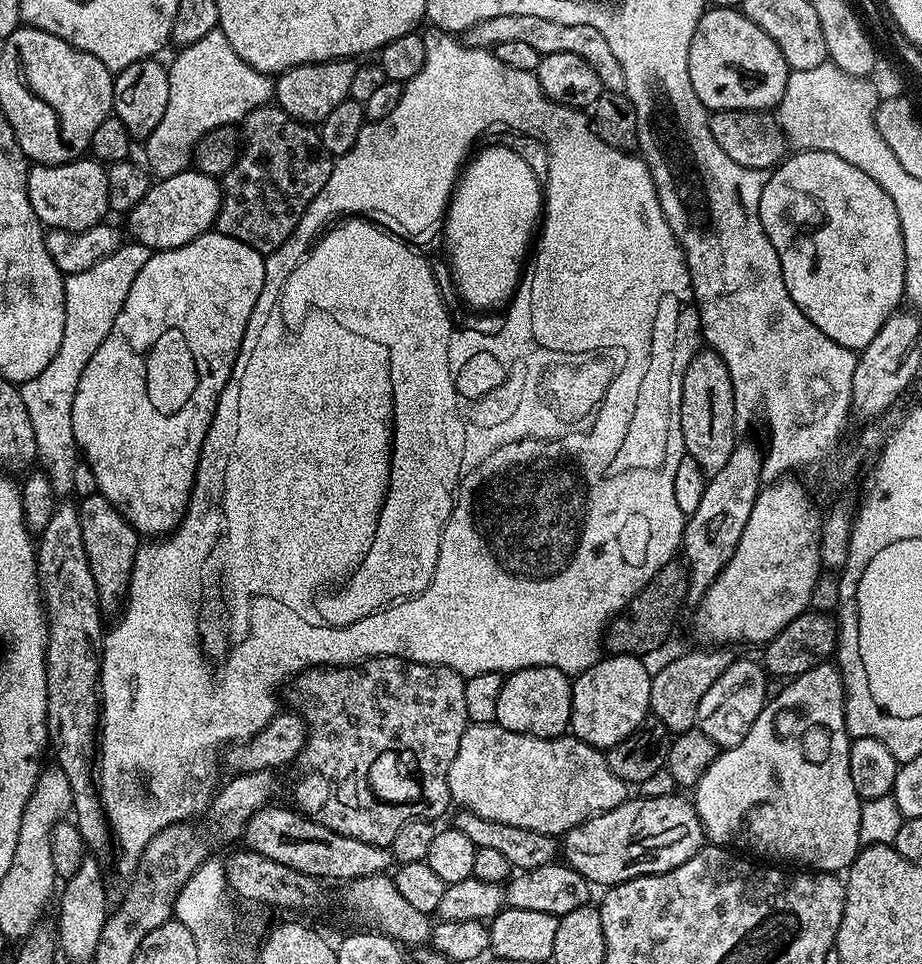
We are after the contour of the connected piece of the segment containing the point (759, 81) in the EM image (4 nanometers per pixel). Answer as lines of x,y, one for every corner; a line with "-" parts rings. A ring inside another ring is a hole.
709,7
700,16
698,26
694,30
694,38
690,38
690,82
694,86
694,94
709,110
725,112
726,110
772,110
779,105
782,94
786,90
789,67
786,58
782,58
782,50
778,50
778,42
766,34
750,18
744,15
739,7

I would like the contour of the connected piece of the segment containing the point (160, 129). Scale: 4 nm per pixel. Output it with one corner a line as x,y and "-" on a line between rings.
218,30
198,38
198,42
183,45
177,52
180,53
172,64
167,65
170,98
166,102
166,114
162,114
162,122
154,126
154,134
143,145
143,159
151,175
161,180
189,167
196,143
210,134
210,130
239,125
249,112
265,107
274,96
273,77
242,62
226,34

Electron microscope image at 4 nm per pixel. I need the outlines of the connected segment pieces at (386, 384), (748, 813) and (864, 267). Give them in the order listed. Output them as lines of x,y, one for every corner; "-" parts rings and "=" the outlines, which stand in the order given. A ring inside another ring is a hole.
428,30
428,32
427,32
427,31
425,31
425,32
424,32
424,33
423,33
423,38
424,38
424,41
425,41
425,42
426,42
426,62
425,62
425,63
424,63
424,65
423,65
423,66
422,66
422,70
418,70
418,74
414,74
414,78
410,78
410,79
409,79
409,80
407,80
407,82
406,82
406,83
405,83
405,84
404,84
404,85
403,85
403,88
402,88
402,90
401,90
401,98
399,98
399,100
398,100
398,106
394,106
394,110
392,110
392,111
391,111
391,112
389,112
389,113
388,113
388,114
386,114
386,116
385,116
385,117
384,117
384,118
382,118
382,119
381,119
381,120
380,120
380,121
374,121
374,122
365,122
365,123
364,123
364,125
363,125
363,126
362,126
362,128
361,128
361,132
360,132
360,133
359,133
359,134
358,134
358,138
357,138
357,141
356,141
356,142
354,142
354,146
351,146
351,148
350,148
350,150
349,150
349,152
348,152
348,153
346,153
346,154
342,154
342,155
341,155
341,156
337,156
337,157
335,157
335,160
334,160
334,163
333,163
333,166
332,166
332,173
331,173
331,174
330,174
330,178
329,178
329,179
328,179
328,181
327,181
327,182
326,182
326,186
322,186
322,190
318,190
318,194
317,194
317,195
316,195
316,196
315,196
315,198
313,198
313,199
312,199
312,201
311,201
311,202
310,202
310,206
306,206
306,210
305,210
305,211
304,211
304,213
303,213
303,214
302,214
302,218
301,218
301,219
300,219
300,221
299,221
299,222
298,222
298,226
297,226
297,227
296,227
296,229
295,229
295,230
294,230
294,234
293,234
293,235
292,235
292,236
291,236
291,237
290,237
290,238
286,238
286,242
285,242
285,243
284,243
284,245
282,245
282,246
281,246
281,247
280,247
280,248
279,248
279,249
278,249
278,250
274,250
274,251
273,251
273,252
270,252
270,253
267,253
267,255
265,255
265,256
264,256
264,281
263,281
263,282
262,282
262,294
258,294
258,302
254,302
254,311
253,311
253,312
251,312
251,313
250,313
250,322
246,322
246,334
242,334
242,346
241,346
241,347
240,347
240,353
239,353
239,354
238,354
238,358
237,358
237,359
236,359
236,361
235,361
235,362
234,362
234,366
233,366
233,367
232,367
232,373
231,373
231,374
230,374
230,378
229,378
229,380
231,380
231,381
232,381
232,384
229,384
229,382
228,382
228,381
227,381
227,382
226,382
226,386
225,386
225,387
224,387
224,389
223,389
223,390
222,390
222,394
221,394
221,395
220,395
220,397
219,397
219,398
218,398
218,406
217,406
217,407
216,407
216,409
215,409
215,410
214,410
214,418
213,418
213,419
212,419
212,421
211,421
211,422
210,422
210,426
209,426
209,427
208,427
208,433
207,433
207,434
206,434
206,438
205,438
205,439
204,439
204,441
203,441
203,442
202,442
202,450
201,450
201,451
200,451
200,461
199,461
199,462
198,462
198,466
197,466
197,467
196,467
196,483
195,483
195,484
193,484
193,486
192,486
192,495
191,495
191,496
189,496
189,498
188,498
188,511
187,511
187,513
186,513
186,515
185,515
185,517
184,517
184,519
183,519
183,520
181,520
181,521
180,521
180,525
178,525
178,526
177,526
177,528
176,528
176,530
175,530
175,531
174,531
174,532
170,532
170,533
168,533
168,535
167,535
167,536
165,536
165,537
163,537
163,538
156,538
156,539
153,539
153,540
152,540
152,541
151,541
151,542
144,542
144,543
141,543
141,544
140,544
140,545
139,545
139,547
137,547
137,549
136,549
136,561
135,561
135,562
134,562
134,570
133,570
133,571
132,571
132,577
131,577
131,578
130,578
130,582
129,582
129,583
128,583
128,595
127,595
127,597
126,597
126,599
125,599
125,601
124,601
124,603
123,603
123,605
122,605
122,611
121,611
121,612
120,612
120,613
119,613
119,615
120,615
120,614
121,614
121,616
120,616
120,621
118,621
118,622
117,622
117,624
116,624
116,625
114,625
114,626
113,626
113,628
112,628
112,625
111,625
111,627
109,627
109,628
108,628
108,629
107,629
107,631
105,631
105,634
104,634
104,650
103,650
103,652
101,652
101,653
100,653
100,686
99,686
99,689
100,689
100,726
99,726
99,729
98,729
98,767
97,767
97,768
96,768
96,769
95,769
95,772
94,772
94,775
95,775
95,777
96,777
96,787
97,787
97,789
98,789
98,791
99,791
99,794
100,794
100,801
102,801
102,803
103,803
103,804
104,804
104,811
105,811
105,812
107,812
107,813
108,813
108,827
109,827
109,829
110,829
110,832
111,832
111,835
112,835
112,836
113,836
113,837
114,837
114,848
117,848
117,850
118,850
118,851
120,851
120,868
121,868
121,870
122,870
122,871
124,871
124,872
128,872
128,874
132,874
132,873
135,873
135,871
136,871
136,869
137,869
137,867
138,867
138,865
139,865
139,862
140,862
140,855
141,855
141,854
143,854
143,853
144,853
144,851
145,851
145,850
146,850
146,846
147,846
147,845
148,845
148,843
150,843
150,842
151,842
151,841
152,841
152,840
153,840
153,838
155,838
155,837
156,837
156,836
157,836
157,834
159,834
159,833
160,833
160,831
161,831
161,830
162,830
162,829
164,829
164,828
167,828
167,827
168,827
168,825
170,825
170,824
179,824
179,823
181,823
181,822
188,822
188,821
191,821
191,820
192,820
192,819
193,819
193,818
196,818
196,817
199,817
199,816
200,816
200,815
201,815
201,813
203,813
203,812
204,812
204,811
205,811
205,809
207,809
207,807
208,807
208,805
209,805
209,803
210,803
210,801
211,801
211,799
212,799
212,797
213,797
213,795
214,795
214,783
213,783
213,784
212,784
212,775
214,775
214,774
215,774
215,772
216,772
216,748
220,748
220,747
222,747
222,748
221,748
221,749
223,749
223,748
224,748
224,747
225,747
225,746
228,746
228,745
231,745
231,744
232,744
232,743
233,743
233,742
246,742
246,741
248,741
248,740
249,740
249,739
250,739
250,737
252,737
252,736
256,736
256,735
257,735
257,734
258,734
258,733
259,733
259,732
260,732
260,731
262,731
262,730
263,730
263,729
264,729
264,728
265,728
265,727
266,727
266,726
267,726
267,725
268,725
268,723
269,723
269,722
270,722
270,721
271,721
271,720
273,720
273,718
275,718
275,717
276,717
276,715
278,715
278,707
277,707
277,708
276,708
276,691
278,691
278,690
279,690
279,688
280,688
280,687
282,687
282,686
283,686
283,684
284,684
284,683
286,683
286,684
285,684
285,685
287,685
287,684
288,684
288,683
289,683
289,681
291,681
291,680
292,680
292,679
293,679
293,678
295,678
295,677
297,677
297,676
299,676
299,675
300,675
300,673
302,673
302,672
304,672
304,671
306,671
306,670
307,670
307,669
308,669
308,668
318,668
318,667
321,667
321,666
355,666
355,665
357,665
357,664
359,664
359,663
361,663
361,662
363,662
363,661
365,661
365,660
371,660
371,659
372,659
372,657
374,657
374,656
397,656
397,657
398,657
398,658
402,658
402,659
403,659
403,660
413,660
413,662
414,662
414,663
416,663
416,664
437,664
437,665
438,665
438,666
446,666
446,667
447,667
447,668
452,668
452,669
453,669
453,670
455,670
455,671
456,671
456,672
458,672
458,673
460,673
460,675
461,675
461,676
463,676
463,677
465,677
465,678
467,678
467,677
470,677
470,676
477,676
477,675
478,675
478,674
482,674
482,673
483,673
483,672
499,672
499,673
501,673
501,674
507,674
507,673
509,673
509,672
517,672
517,671
518,671
518,670
522,670
522,669
523,669
523,668
533,668
533,667
534,667
534,666
554,666
554,667
555,667
555,668
557,668
557,669
558,669
558,670
562,670
562,671
563,671
563,672
567,672
567,673
569,673
569,674
579,674
579,673
582,673
582,672
585,672
585,671
586,671
586,669
588,669
588,668
589,668
589,667
590,667
590,666
594,666
594,665
595,665
595,664
596,664
596,661
597,661
597,660
599,660
599,659
601,659
601,656
602,656
602,637
603,637
603,634
604,634
604,629
605,629
605,628
607,628
607,627
608,627
608,621
609,621
609,620
611,620
611,619
613,619
613,618
615,618
615,617
617,617
617,616
619,616
619,615
620,615
620,613
621,613
621,612
623,612
623,610
624,610
624,607
626,607
626,606
627,606
627,604
629,604
629,602
631,602
631,600
633,600
633,599
634,599
634,598
635,598
635,596
636,596
636,595
637,595
637,594
638,594
638,593
640,593
640,592
641,592
641,590
643,590
643,589
644,589
644,588
645,588
645,586
647,586
647,584
648,584
648,583
649,583
649,582
650,582
650,578
654,578
654,574
658,574
658,573
659,573
659,572
660,572
660,571
661,571
661,570
662,570
662,566
666,566
666,562
670,562
670,561
671,561
671,560
672,560
672,559
674,559
674,557
675,557
675,556
676,556
676,555
677,555
677,553
679,553
679,552
680,552
680,551
681,551
681,548
682,548
682,541
683,541
683,538
684,538
684,525
685,525
685,523
686,523
686,517
685,517
685,516
684,516
684,515
683,515
683,514
682,514
682,510
678,510
678,501
676,501
676,500
675,500
675,498
674,498
674,474
675,474
675,472
676,472
676,471
678,471
678,462
682,462
682,458
683,458
683,457
684,457
684,455
686,455
686,453
685,453
685,451
684,451
684,439
683,439
683,438
682,438
682,422
681,422
681,421
680,421
680,407
681,407
681,406
682,406
682,378
683,378
683,377
684,377
684,375
685,375
685,374
686,374
686,366
690,366
690,362
691,362
691,361
692,361
692,359
694,359
694,358
695,358
695,356
696,356
696,353
697,353
697,351
698,351
698,349
699,349
699,348
700,348
700,347
701,347
701,344
702,344
702,333
701,333
701,331
700,331
700,312
699,312
699,310
697,310
697,309
696,309
696,296
695,296
695,294
694,294
694,293
692,293
692,279
691,279
691,278
690,278
690,274
689,274
689,273
688,273
688,270
687,270
687,267
684,267
684,266
682,266
682,253
681,253
681,250
680,250
680,244
679,244
679,242
677,242
677,240
676,240
676,236
675,236
675,234
674,234
674,233
672,233
672,231
671,231
671,230
670,230
670,226
669,226
669,225
668,225
668,220
667,220
667,219
666,219
666,218
665,218
665,217
664,217
664,215
663,215
663,214
662,214
662,206
661,206
661,205
660,205
660,203
659,203
659,202
658,202
658,194
657,194
657,193
656,193
656,183
655,183
655,182
653,182
653,180
652,180
652,175
651,175
651,174
650,174
650,170
649,170
649,169
648,169
648,166
647,166
647,164
645,164
645,163
644,163
644,161
643,161
643,159
641,159
641,157
640,157
640,156
639,156
639,155
636,155
636,154
633,154
633,153
632,153
632,152
631,152
631,151
628,151
628,150
625,150
625,149
623,149
623,148
617,148
617,147
616,147
616,145
614,145
614,144
610,144
610,143
608,143
608,141
607,141
607,140
605,140
605,139
604,139
604,137
603,137
603,136
601,136
601,135
600,135
600,133
599,133
599,132
597,132
597,131
596,131
596,129
595,129
595,127
594,127
594,124
593,124
593,121
592,121
592,120
591,120
591,119
590,119
590,116
589,116
589,113
588,113
588,112
587,112
587,111
584,111
584,110
581,110
581,109
579,109
579,108
568,108
568,107
567,107
567,106
566,106
566,105
564,105
564,104
556,104
556,103
554,103
554,101
552,101
552,99
550,99
550,98
549,98
549,97
548,97
548,96
547,96
547,94
546,94
546,93
545,93
545,92
544,92
544,91
543,91
543,90
542,90
542,89
541,89
541,88
540,88
540,83
539,83
539,82
538,82
538,78
537,78
537,77
536,77
536,74
535,74
535,72
527,72
527,71
526,71
526,70
513,70
513,69
512,69
512,67
510,67
510,66
502,66
502,62
498,62
498,58
497,58
497,57
496,57
496,53
495,53
495,51
492,51
492,50
489,50
489,49
486,49
486,48
469,48
469,47
468,47
468,45
467,45
467,43
465,43
465,41
464,41
464,40
463,40
463,39
460,39
460,38
457,38
457,37
456,37
456,36
455,36
455,35
453,35
453,33
450,33
450,32
441,32
441,31
439,31
439,30
-
507,128
509,128
509,130
510,130
510,131
512,131
512,132
529,132
529,134
530,134
530,135
532,135
532,136
541,136
541,138
542,138
542,139
544,139
544,140
545,140
545,142
546,142
546,143
548,143
548,152
549,152
549,154
550,154
550,155
552,155
552,161
550,161
550,162
549,162
549,164
548,164
548,182
547,182
547,178
546,178
546,203
545,203
545,204
544,204
544,205
543,205
543,211
542,211
542,227
541,227
541,228
540,228
540,229
539,229
539,232
538,232
538,239
537,239
537,240
536,240
536,241
535,241
535,244
534,244
534,254
535,254
535,250
536,250
536,257
534,257
534,258
533,258
533,260
532,260
532,281
530,281
530,282
529,282
529,284
528,284
528,300
529,300
529,302
530,302
530,310
528,310
528,317
529,317
529,320
530,320
530,321
531,321
531,323
532,323
532,324
533,324
533,325
534,325
534,327
536,327
536,328
537,328
537,330
538,330
538,331
540,331
540,337
541,337
541,338
543,338
543,339
544,339
544,340
546,340
546,341
547,341
547,342
548,342
548,344
549,344
549,345
550,345
550,346
554,346
554,350
559,350
559,349
560,349
560,348
566,348
566,354
564,354
564,356
562,356
562,354
550,354
550,362
548,362
548,354
544,354
544,356
542,356
542,358
544,358
544,360
546,360
546,368
522,368
522,352
524,352
524,348
522,348
522,344
520,344
520,368
508,368
508,392
504,392
504,417
502,417
502,418
501,418
501,420
499,420
499,421
498,421
498,426
496,426
496,427
500,427
500,428
476,428
476,426
470,426
470,427
468,427
468,428
462,428
462,426
460,426
460,424
470,424
470,416
469,416
469,413
468,413
468,412
467,412
467,411
465,411
465,412
454,412
454,416
456,416
456,418
448,418
448,416
440,416
440,414
442,414
442,412
436,412
436,410
434,410
434,402
438,402
438,400
444,400
444,392
442,392
442,390
444,390
444,388
448,388
448,386
444,386
444,384
446,384
446,380
444,380
444,382
442,382
442,380
440,380
440,378
438,378
438,376
436,376
436,368
450,368
450,366
451,366
451,365
452,365
452,364
453,364
453,357
452,357
452,356
451,356
451,355
450,355
450,349
451,349
451,344
450,344
450,336
451,336
451,334
452,334
452,330
453,330
453,327
454,327
454,321
452,321
452,320
451,320
451,318
450,318
450,317
448,317
448,308
447,308
447,306
446,306
446,305
444,305
444,296
443,296
443,294
442,294
442,293
440,293
440,284
439,284
439,282
438,282
438,281
436,281
436,276
435,276
435,274
434,274
434,273
432,273
432,268
431,268
431,266
430,266
430,265
428,265
428,260
427,260
427,258
426,258
426,257
424,257
424,256
419,256
419,254
418,254
418,253
416,253
416,252
415,252
415,250
414,250
414,249
412,249
412,248
407,248
407,246
406,246
406,245
404,245
404,244
403,244
403,242
402,242
402,241
400,241
400,240
399,240
399,238
398,238
398,237
396,237
396,236
401,236
401,238
402,238
402,239
404,239
404,240
409,240
409,242
410,242
410,243
412,243
412,244
428,244
428,243
430,243
430,242
431,242
431,240
432,240
432,239
434,239
434,238
435,238
435,236
436,236
436,238
437,238
437,237
439,237
439,236
440,236
440,235
441,235
441,232
442,232
442,221
443,221
443,220
444,220
444,219
445,219
445,213
446,213
446,212
447,212
447,211
448,211
448,205
449,205
449,200
450,200
450,199
451,199
451,198
452,198
452,196
453,196
453,192
454,192
454,191
455,191
455,189
456,189
456,186
457,186
457,181
458,181
458,180
459,180
459,178
460,178
460,176
461,176
461,171
462,171
462,169
463,169
463,168
464,168
464,167
465,167
465,164
466,164
466,161
467,161
467,160
468,160
468,159
469,159
469,156
470,156
470,153
471,153
471,152
472,152
472,151
473,151
473,149
475,149
475,148
476,148
476,147
477,147
477,144
476,144
476,140
480,140
480,139
482,139
482,138
483,138
483,136
488,136
488,135
490,135
490,134
491,134
491,132
504,132
504,131
506,131
506,130
507,130
-
344,215
348,215
348,216
365,216
365,218
366,218
366,219
368,219
368,220
373,220
373,222
374,222
374,223
376,223
376,224
381,224
381,226
382,226
382,227
384,227
384,228
385,228
385,229
384,229
384,228
379,228
379,226
378,226
378,225
376,225
376,224
371,224
371,222
370,222
370,221
368,221
368,220
348,220
348,221
346,221
346,222
345,222
345,224
340,224
340,225
338,225
338,226
337,226
337,228
332,228
332,229
330,229
330,230
329,230
329,232
328,232
328,233
326,233
326,234
325,234
325,236
324,236
324,237
322,237
322,238
321,238
321,240
320,240
320,241
318,241
318,242
317,242
317,244
316,244
316,245
314,245
314,246
313,246
313,248
312,248
312,249
310,249
310,250
309,250
309,252
308,252
308,247
310,247
310,246
311,246
311,244
312,244
312,239
314,239
314,238
315,238
315,236
316,236
316,235
318,235
318,234
319,234
319,232
320,232
320,231
322,231
322,230
323,230
323,228
324,228
324,227
326,227
326,226
327,226
327,224
328,224
328,223
330,223
330,222
331,222
331,220
332,220
332,219
334,219
334,218
335,218
335,216
344,216
-
267,324
268,324
268,337
266,337
266,338
265,338
265,340
264,340
264,344
260,344
260,335
262,335
262,334
263,334
263,332
264,332
264,327
266,327
266,326
267,326
-
245,366
246,366
246,367
248,367
248,368
316,368
316,388
298,388
298,392
292,392
292,432
236,432
236,388
240,388
240,380
236,380
236,376
240,376
240,372
244,372
244,368
245,368
-
214,534
216,534
216,536
218,536
218,538
220,538
220,540
222,540
222,548
224,548
224,550
230,550
230,552
232,552
232,554
236,554
236,556
230,556
230,560
218,560
218,556
214,556
214,558
216,558
216,560
212,560
212,556
210,556
210,550
206,550
206,549
205,549
205,547
206,547
206,545
207,545
207,542
208,542
208,539
206,539
206,538
210,538
210,536
214,536
-
194,537
197,537
197,538
196,538
196,540
197,540
197,541
198,541
198,544
199,544
199,547
198,547
198,546
196,546
196,548
192,548
192,542
191,542
191,540
190,540
190,539
189,539
189,538
194,538
=
825,662
808,668
801,676
789,679
785,684
788,685
777,696
775,693
764,705
762,714
758,714
758,718
754,718
754,722
742,738
742,742
738,742
738,746
733,748
723,749
717,754
714,762
710,762
706,774
702,774
700,781
694,785
696,813
704,827
705,837
713,845
723,846
729,850
739,850
741,853
751,854
753,857
763,858
768,862
783,862
788,866
803,866
805,869
817,872
840,874
852,865
862,847
860,842
860,806
862,801
857,790
854,790
853,779
850,778
852,740
848,734
846,714
844,713
844,678
835,663
=
797,151
792,155
768,177
760,199
760,221
778,254
786,290
798,310
802,310
826,338
834,338
838,346
862,349
874,342
874,334
882,330
886,318
890,318
905,299
906,254
898,226
898,210
894,210
890,194
886,194
870,174
862,174
858,166
842,162
838,154

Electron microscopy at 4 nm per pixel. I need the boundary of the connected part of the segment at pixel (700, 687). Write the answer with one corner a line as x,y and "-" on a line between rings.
700,646
697,652
684,652
681,656
673,658
669,664
664,664
660,669
655,669
650,686
650,712
655,719
663,722
668,731
673,734
689,732
696,727
696,715
698,714
698,702
702,702
702,694
718,682
718,674
726,670
734,659
720,646

